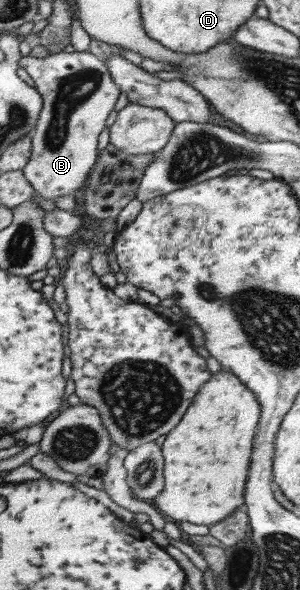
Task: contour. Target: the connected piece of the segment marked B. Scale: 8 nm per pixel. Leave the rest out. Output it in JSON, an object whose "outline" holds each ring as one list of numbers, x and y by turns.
{"outline":[[90,50,62,51,44,58,20,54,18,64,33,78,35,87,43,98,43,107,32,132,30,159,22,170,23,175,32,185,35,192,33,198,55,201,59,196,74,195,76,190,82,188,98,159,98,135,106,128,105,122,120,96,120,87,111,78,107,64,90,53]]}

